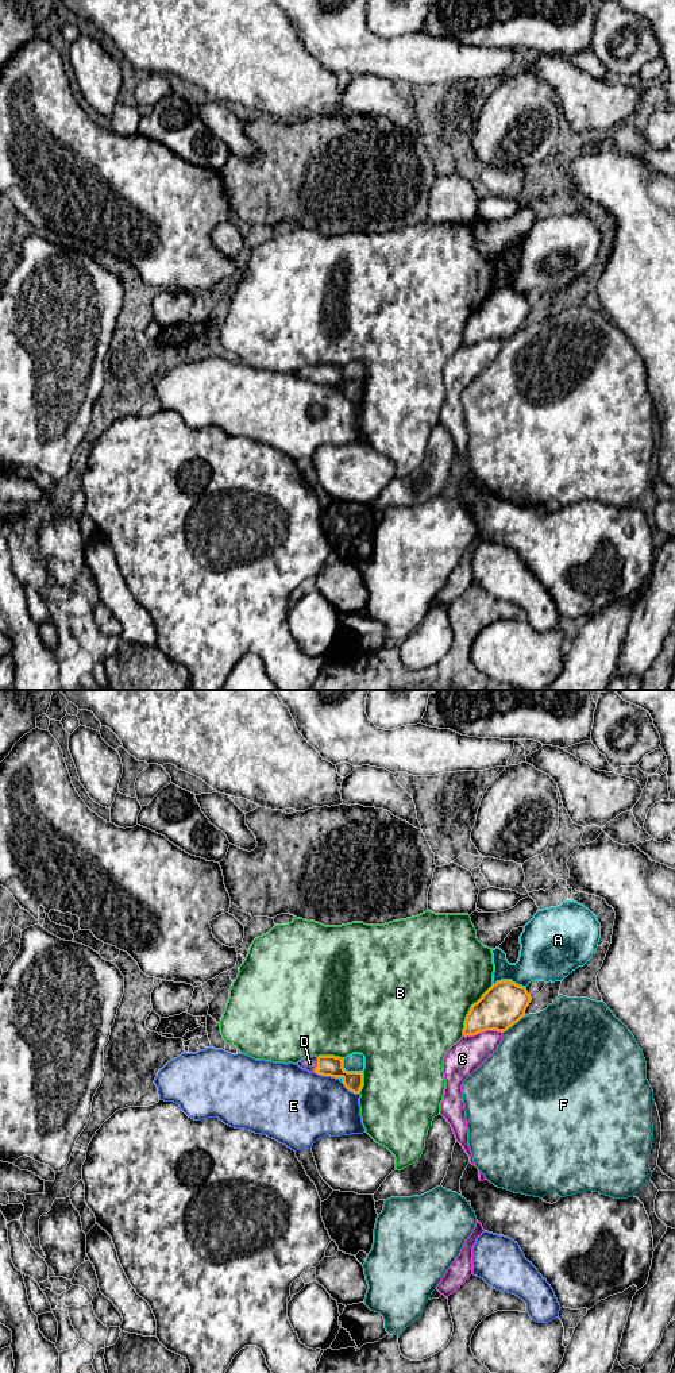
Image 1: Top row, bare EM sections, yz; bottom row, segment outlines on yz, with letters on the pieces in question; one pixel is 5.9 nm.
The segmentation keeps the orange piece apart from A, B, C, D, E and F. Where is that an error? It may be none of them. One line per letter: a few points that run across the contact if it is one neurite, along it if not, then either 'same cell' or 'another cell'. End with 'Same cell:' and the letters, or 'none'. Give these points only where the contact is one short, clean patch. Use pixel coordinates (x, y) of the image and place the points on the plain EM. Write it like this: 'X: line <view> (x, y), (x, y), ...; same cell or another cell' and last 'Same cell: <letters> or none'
A: another cell
B: another cell
C: another cell
D: line yz (327, 374), (317, 373), (309, 371); same cell
E: another cell
F: another cell
Same cell: D

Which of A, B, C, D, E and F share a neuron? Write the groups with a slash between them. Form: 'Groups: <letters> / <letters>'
Groups: A / B / C / D / E / F

